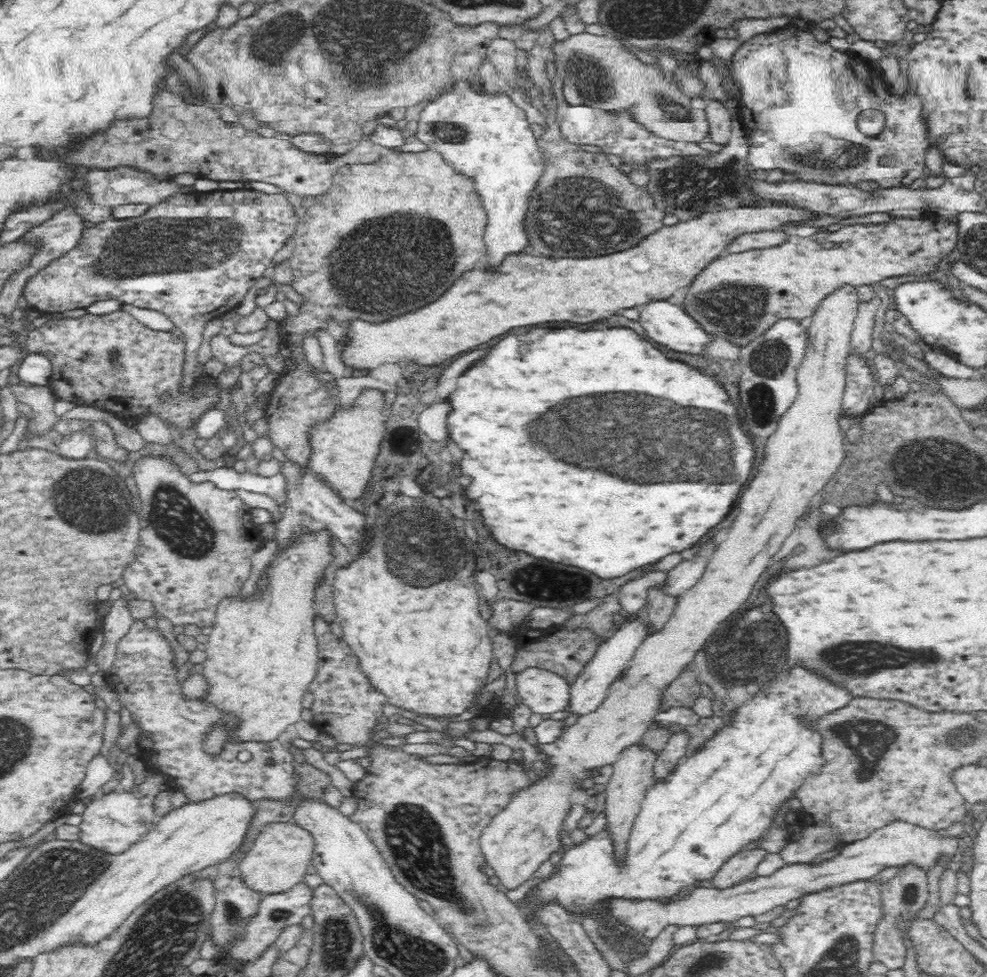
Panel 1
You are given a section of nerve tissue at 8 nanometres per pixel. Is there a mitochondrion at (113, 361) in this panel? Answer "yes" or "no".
yes

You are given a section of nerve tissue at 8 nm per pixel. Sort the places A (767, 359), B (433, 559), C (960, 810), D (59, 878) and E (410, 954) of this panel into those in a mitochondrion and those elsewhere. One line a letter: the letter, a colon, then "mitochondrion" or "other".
A: mitochondrion
B: mitochondrion
C: other
D: mitochondrion
E: mitochondrion

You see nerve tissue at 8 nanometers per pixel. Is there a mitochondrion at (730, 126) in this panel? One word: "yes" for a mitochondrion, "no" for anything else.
no

